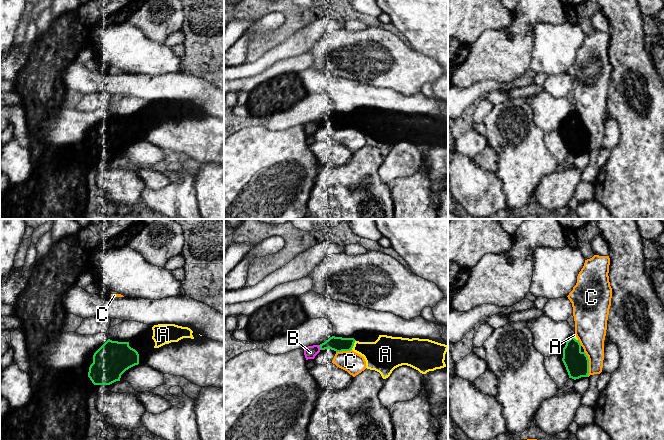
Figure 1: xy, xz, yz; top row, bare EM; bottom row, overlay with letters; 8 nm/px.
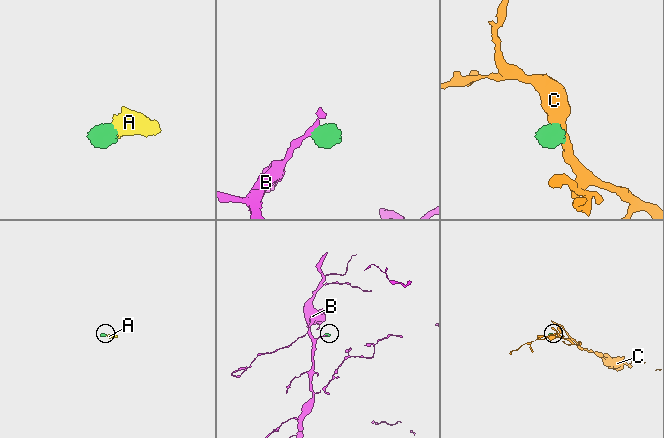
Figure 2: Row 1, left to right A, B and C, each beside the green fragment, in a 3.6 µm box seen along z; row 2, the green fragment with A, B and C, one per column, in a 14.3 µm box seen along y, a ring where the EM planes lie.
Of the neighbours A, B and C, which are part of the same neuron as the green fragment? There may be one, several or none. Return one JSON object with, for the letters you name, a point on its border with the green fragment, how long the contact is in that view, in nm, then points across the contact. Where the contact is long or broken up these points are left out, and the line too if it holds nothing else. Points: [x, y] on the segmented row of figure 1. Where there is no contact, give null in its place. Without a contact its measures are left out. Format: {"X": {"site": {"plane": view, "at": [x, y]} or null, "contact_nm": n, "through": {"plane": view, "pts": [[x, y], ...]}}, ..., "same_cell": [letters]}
{"A": {"site": {"plane": "xz", "at": [353, 345]}, "contact_nm": 90, "through": {"plane": "xz", "pts": [[338, 344], [353, 345], [382, 355]]}}, "same_cell": ["A"]}

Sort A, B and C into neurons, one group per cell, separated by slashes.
A / B / C

